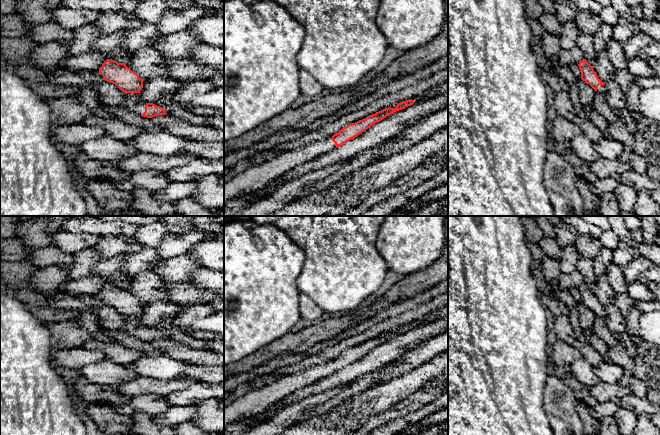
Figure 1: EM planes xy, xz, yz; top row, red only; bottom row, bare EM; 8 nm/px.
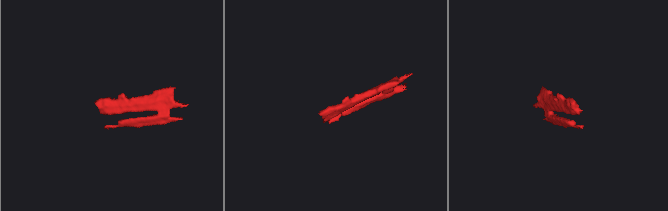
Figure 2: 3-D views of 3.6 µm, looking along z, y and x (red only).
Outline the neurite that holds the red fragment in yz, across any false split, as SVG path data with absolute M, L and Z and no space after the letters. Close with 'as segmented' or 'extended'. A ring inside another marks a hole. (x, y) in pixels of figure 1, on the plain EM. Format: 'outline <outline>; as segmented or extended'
outline M586 283L580 285L578 290L583 305L589 308L596 316L606 317L607 313L605 307L598 302L593 290L591 290Z; extended

